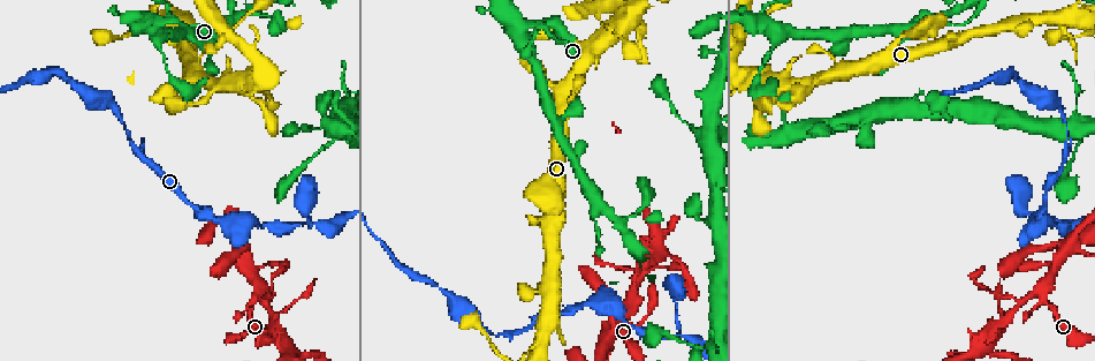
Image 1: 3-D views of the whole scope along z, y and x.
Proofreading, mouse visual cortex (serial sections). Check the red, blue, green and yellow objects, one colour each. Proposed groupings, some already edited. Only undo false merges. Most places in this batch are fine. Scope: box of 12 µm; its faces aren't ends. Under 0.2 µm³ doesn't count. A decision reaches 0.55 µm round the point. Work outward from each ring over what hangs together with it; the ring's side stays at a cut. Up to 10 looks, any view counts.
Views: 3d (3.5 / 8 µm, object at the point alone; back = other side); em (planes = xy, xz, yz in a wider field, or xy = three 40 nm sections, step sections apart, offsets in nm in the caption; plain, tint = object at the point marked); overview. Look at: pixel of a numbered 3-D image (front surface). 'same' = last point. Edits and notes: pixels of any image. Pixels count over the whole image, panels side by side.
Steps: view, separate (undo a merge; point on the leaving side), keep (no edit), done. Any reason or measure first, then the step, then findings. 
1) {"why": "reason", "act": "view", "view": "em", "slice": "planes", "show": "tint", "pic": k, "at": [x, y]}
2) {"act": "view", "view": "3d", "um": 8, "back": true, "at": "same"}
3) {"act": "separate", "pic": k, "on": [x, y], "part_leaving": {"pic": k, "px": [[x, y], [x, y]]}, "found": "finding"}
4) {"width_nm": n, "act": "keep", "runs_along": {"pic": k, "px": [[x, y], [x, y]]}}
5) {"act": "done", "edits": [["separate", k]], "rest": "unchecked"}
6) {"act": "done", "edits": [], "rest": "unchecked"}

{"why": "abrupt turn", "act": "view", "view": "3d", "um": 3.5, "pic": 1, "at": [1061, 250]}

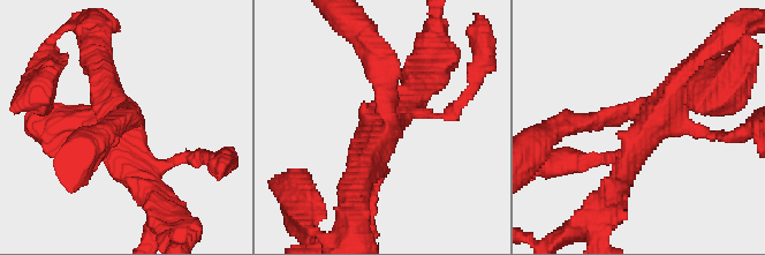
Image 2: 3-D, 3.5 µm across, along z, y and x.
{"arms": 4, "arm_widths_nm": [200, 250, 350, 350], "act": "view", "view": "em", "slice": "xy", "step": 5, "show": "tint", "pic": 2, "at": [387, 132]}

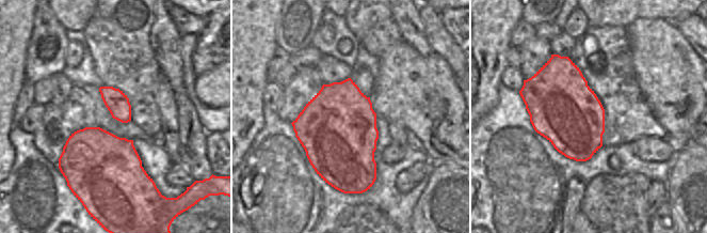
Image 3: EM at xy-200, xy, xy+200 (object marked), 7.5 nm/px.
{"act": "keep", "found": "one cell here"}

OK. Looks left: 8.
{"why": "three-way junction", "act": "view", "view": "3d", "um": 3.5, "pic": 1, "at": [678, 335]}

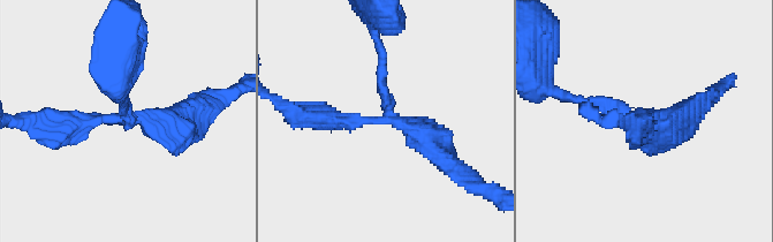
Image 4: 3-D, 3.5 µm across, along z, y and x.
{"act": "view", "view": "em", "slice": "xy", "step": 5, "show": "plain", "pic": 4, "at": [129, 123]}

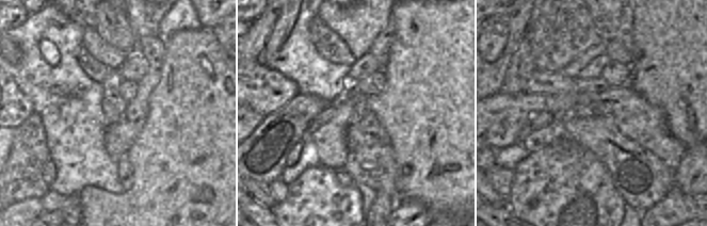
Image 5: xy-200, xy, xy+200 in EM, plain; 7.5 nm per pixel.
{"act": "view", "view": "em", "slice": "xy", "step": 5, "show": "tint", "at": "same"}

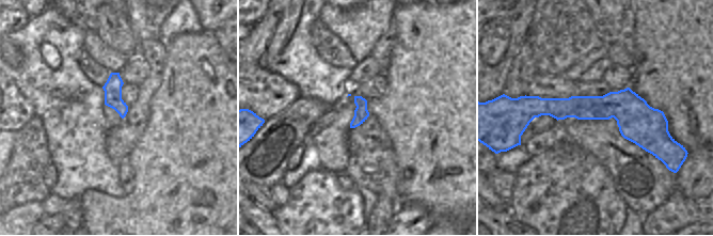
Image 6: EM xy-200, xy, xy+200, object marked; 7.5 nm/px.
{"act": "keep", "runs_along": {"pic": 6, "px": [[531, 116], [626, 108], [662, 126]]}, "found": "all the same cell"}

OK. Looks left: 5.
{"why": "thick turns thin", "act": "view", "view": "3d", "um": 3.5, "pic": 1, "at": [658, 257]}

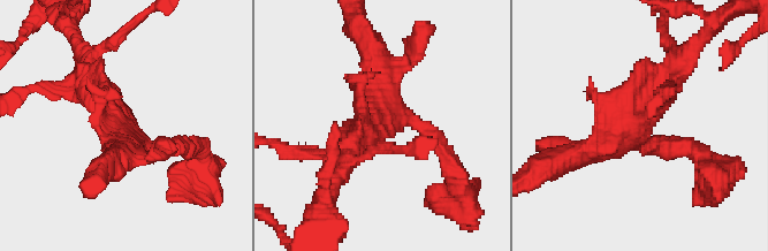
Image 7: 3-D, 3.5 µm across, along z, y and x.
{"act": "view", "view": "em", "slice": "xy", "step": 5, "show": "tint", "pic": 7, "at": [636, 124]}

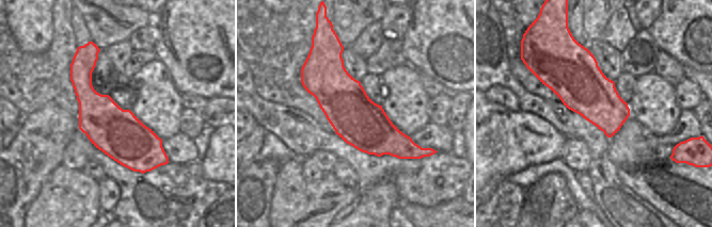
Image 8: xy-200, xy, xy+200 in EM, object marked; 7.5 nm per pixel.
{"act": "keep", "runs_along": {"pic": 8, "px": [[337, 44], [335, 83], [410, 156]]}, "found": "all the same cell"}

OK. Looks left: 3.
{"why": "abrupt turn", "act": "view", "view": "3d", "um": 3.5, "pic": 1, "at": [232, 21]}

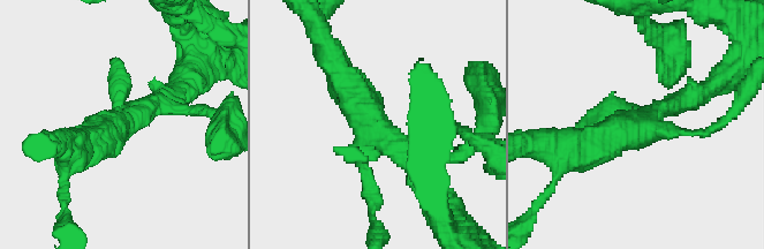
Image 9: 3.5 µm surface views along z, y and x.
{"why": "need the tissue", "act": "view", "view": "em", "slice": "planes", "show": "tint", "pic": 9, "at": [376, 131]}

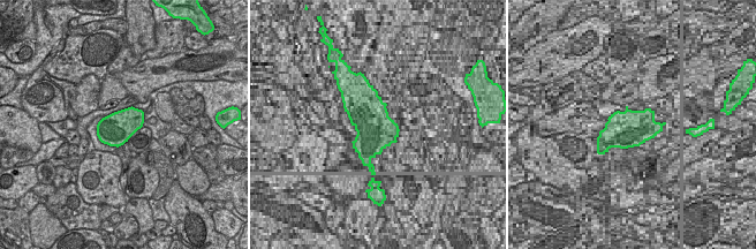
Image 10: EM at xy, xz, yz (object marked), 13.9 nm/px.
{"act": "view", "view": "em", "slice": "xy", "step": 5, "show": "tint", "at": "same"}

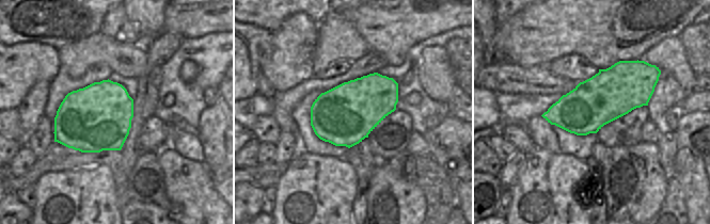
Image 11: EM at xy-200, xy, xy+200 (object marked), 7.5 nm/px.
{"arm_widths_nm": [100, 300, 450], "act": "keep", "runs_along": {"pic": 9, "px": [[341, 74], [369, 125], [429, 165]]}, "found": "all the same cell"}

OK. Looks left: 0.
{"act": "done", "edits": [], "rest": "unchecked"}

